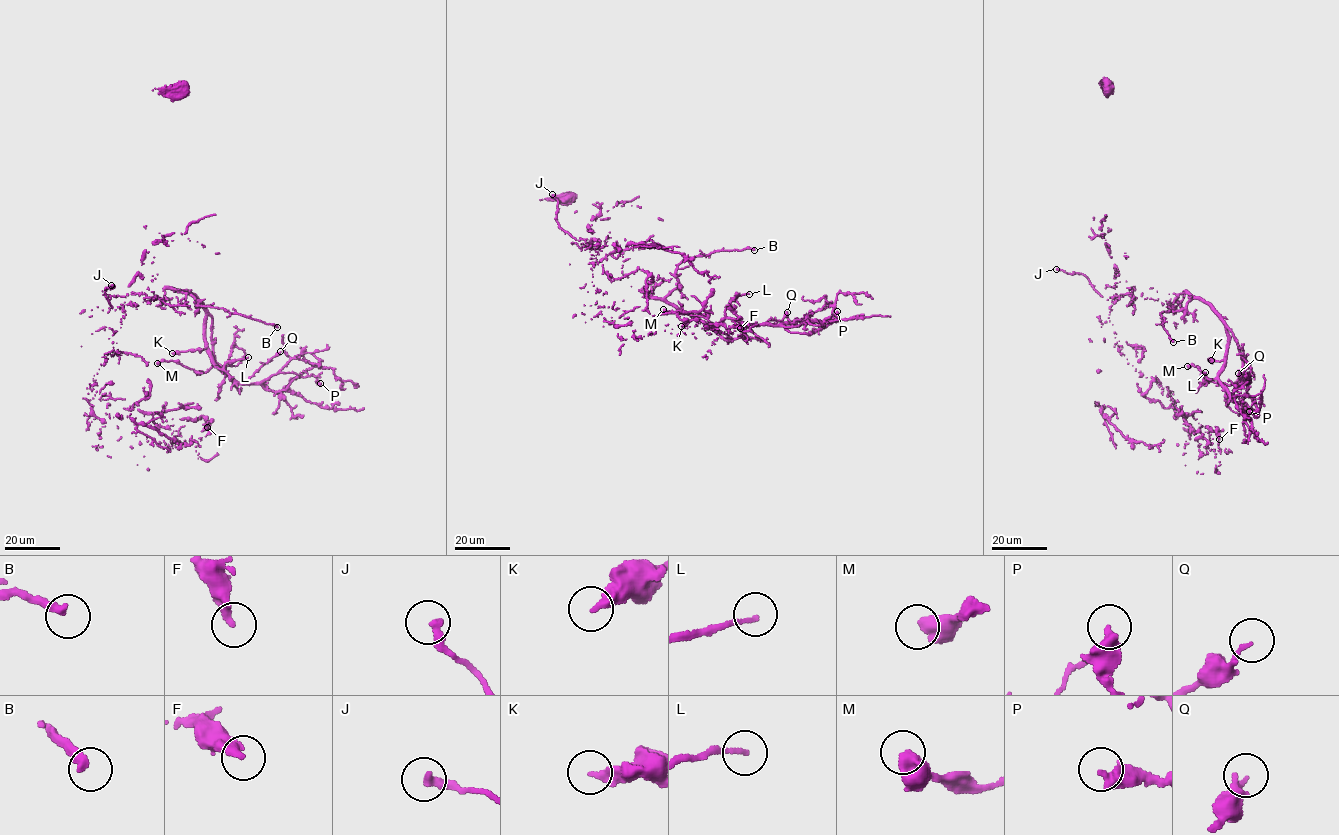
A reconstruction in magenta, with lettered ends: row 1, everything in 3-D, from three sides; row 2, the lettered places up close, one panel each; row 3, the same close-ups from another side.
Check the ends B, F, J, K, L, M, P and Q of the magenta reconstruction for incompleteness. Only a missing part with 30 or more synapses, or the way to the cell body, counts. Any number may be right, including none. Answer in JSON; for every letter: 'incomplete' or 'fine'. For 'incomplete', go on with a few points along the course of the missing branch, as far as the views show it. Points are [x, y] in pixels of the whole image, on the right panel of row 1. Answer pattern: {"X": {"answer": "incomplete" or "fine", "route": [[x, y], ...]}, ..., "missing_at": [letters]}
{"B": {"answer": "incomplete", "route": [[1173, 342], [1180, 353], [1184, 354], [1186, 351]]}, "F": {"answer": "fine"}, "J": {"answer": "fine"}, "K": {"answer": "fine"}, "L": {"answer": "incomplete", "route": [[1205, 372], [1214, 369], [1213, 382], [1217, 393], [1217, 378], [1221, 377]]}, "M": {"answer": "fine"}, "P": {"answer": "fine"}, "Q": {"answer": "fine"}, "missing_at": ["B", "L"]}

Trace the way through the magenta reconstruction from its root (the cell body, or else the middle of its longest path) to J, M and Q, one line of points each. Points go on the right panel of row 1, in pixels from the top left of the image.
J: (1108, 88), (1106, 216), (1096, 235), (1112, 257), (1117, 296), (1107, 300), (1083, 274), (1056, 269)
M: (1108, 88), (1096, 235), (1115, 293), (1202, 300), (1242, 373), (1230, 385), (1187, 366)
Q: (1108, 88), (1096, 235), (1115, 293), (1202, 300), (1226, 326), (1218, 376), (1234, 401), (1238, 373)

